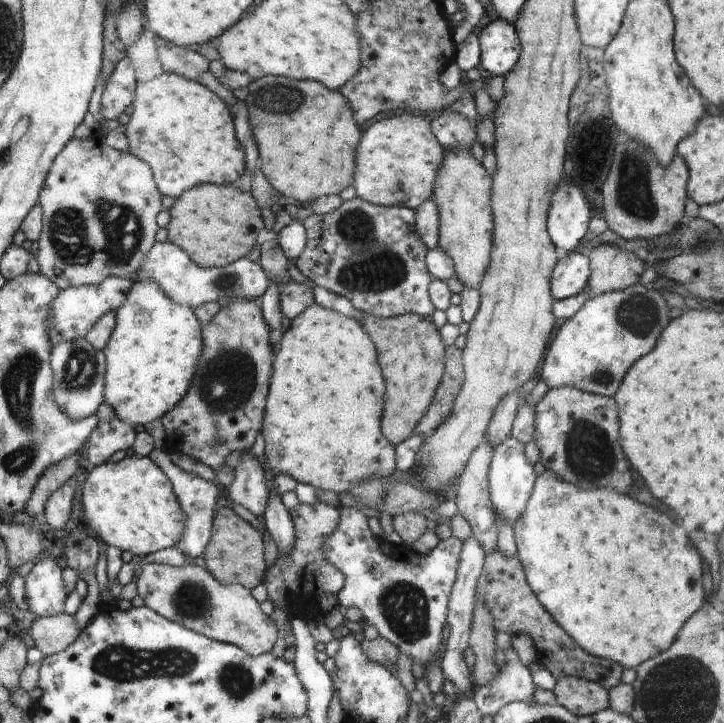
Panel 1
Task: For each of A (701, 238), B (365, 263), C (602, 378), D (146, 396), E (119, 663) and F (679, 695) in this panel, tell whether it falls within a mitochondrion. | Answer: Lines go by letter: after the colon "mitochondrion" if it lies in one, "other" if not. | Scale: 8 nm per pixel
A: mitochondrion
B: mitochondrion
C: mitochondrion
D: other
E: mitochondrion
F: mitochondrion

